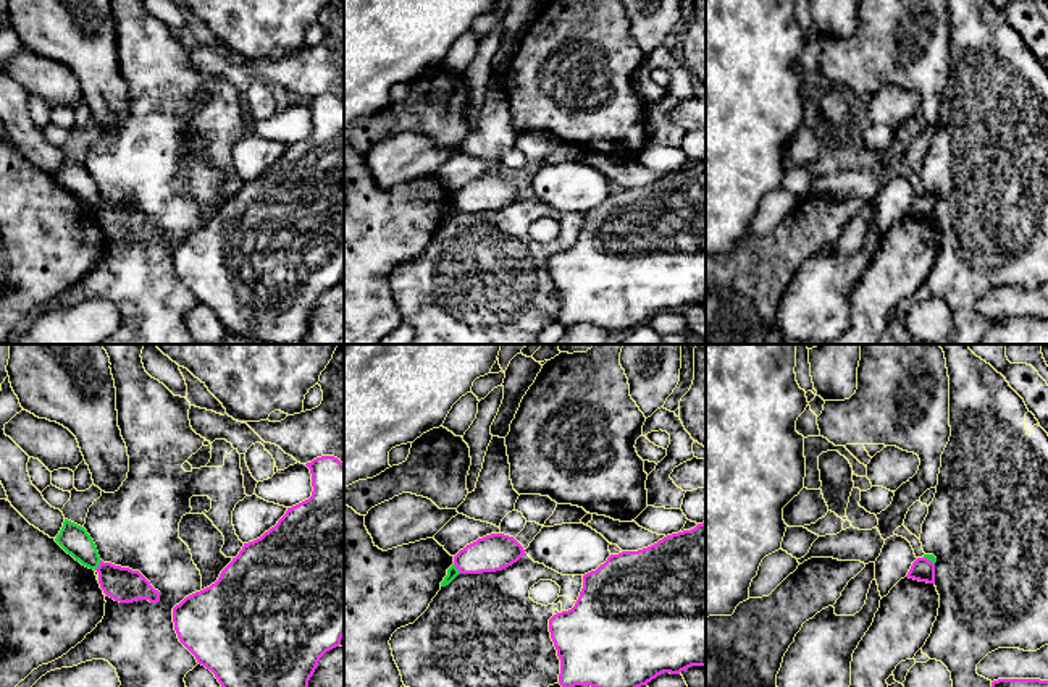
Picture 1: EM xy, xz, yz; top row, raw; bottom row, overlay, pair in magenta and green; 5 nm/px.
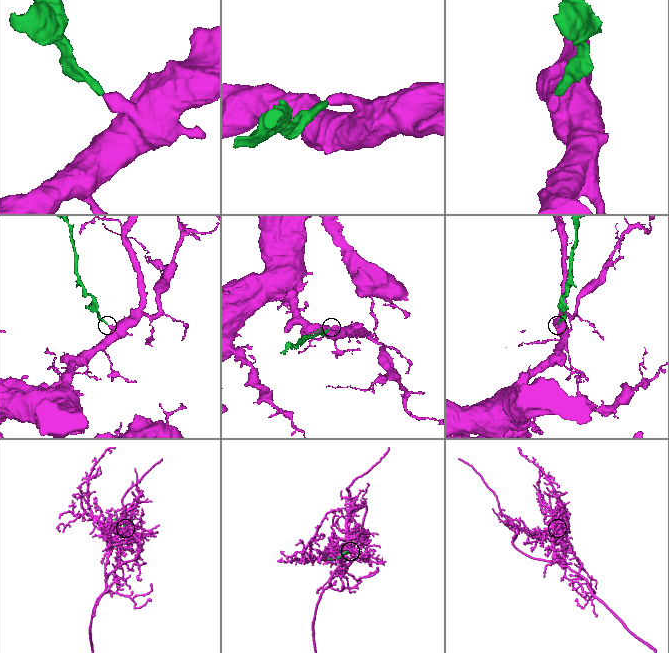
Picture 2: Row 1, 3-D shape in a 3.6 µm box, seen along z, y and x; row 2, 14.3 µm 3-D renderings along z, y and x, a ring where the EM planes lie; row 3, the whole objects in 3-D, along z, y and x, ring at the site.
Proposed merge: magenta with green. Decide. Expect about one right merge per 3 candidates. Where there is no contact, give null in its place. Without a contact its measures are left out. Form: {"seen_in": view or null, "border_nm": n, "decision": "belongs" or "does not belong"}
{"seen_in": "xy", "border_nm": 70, "decision": "does not belong"}

